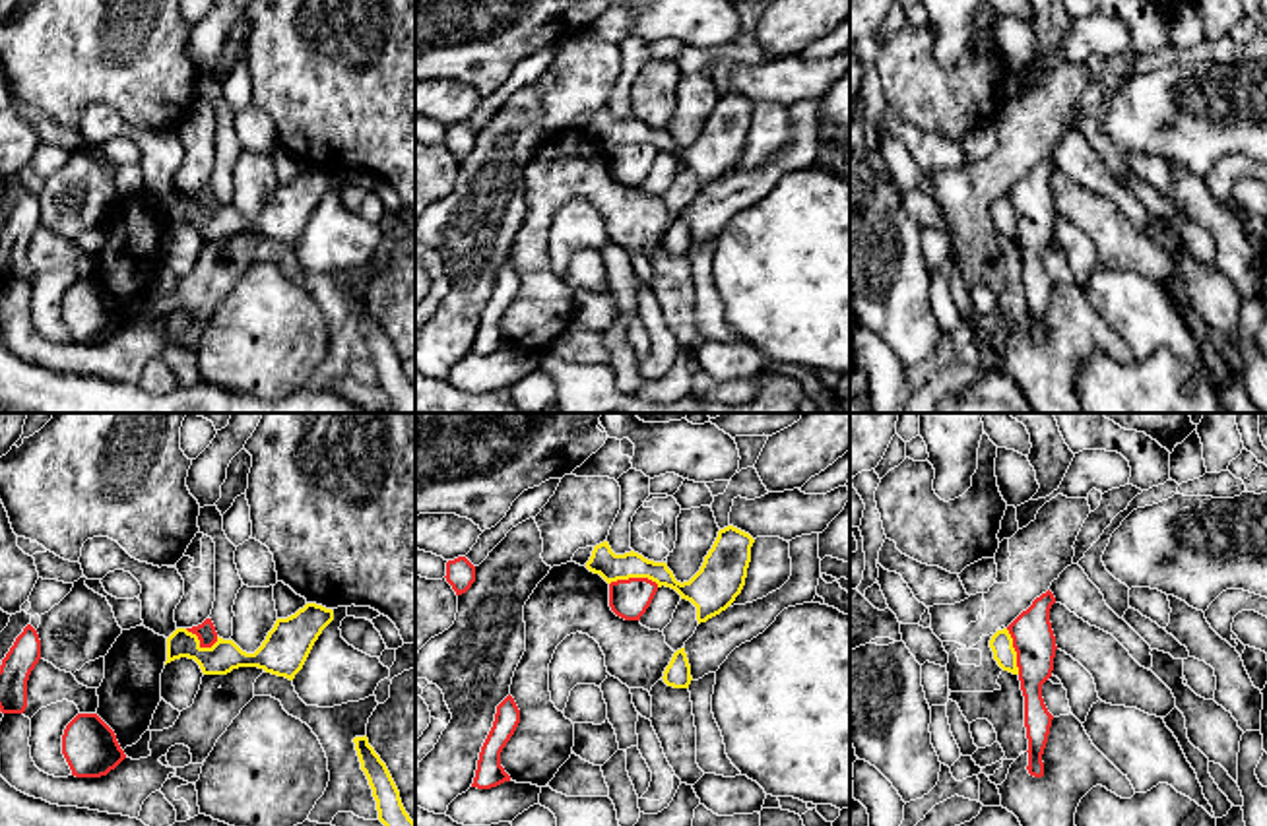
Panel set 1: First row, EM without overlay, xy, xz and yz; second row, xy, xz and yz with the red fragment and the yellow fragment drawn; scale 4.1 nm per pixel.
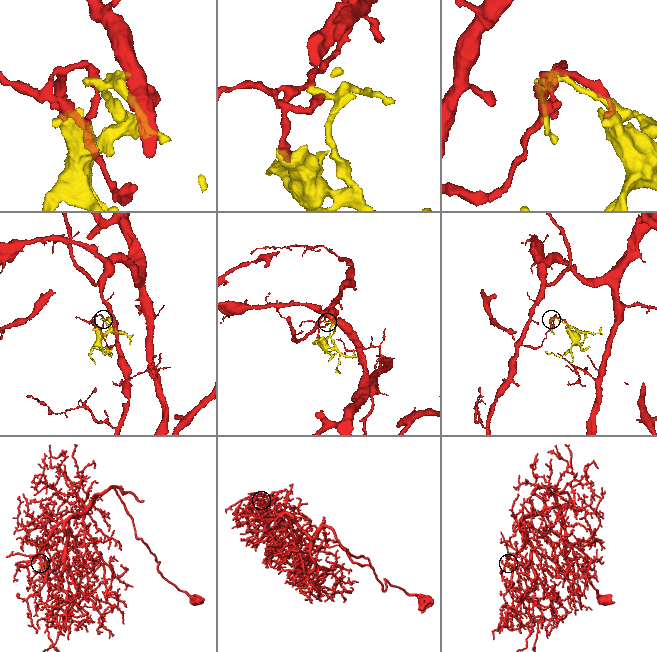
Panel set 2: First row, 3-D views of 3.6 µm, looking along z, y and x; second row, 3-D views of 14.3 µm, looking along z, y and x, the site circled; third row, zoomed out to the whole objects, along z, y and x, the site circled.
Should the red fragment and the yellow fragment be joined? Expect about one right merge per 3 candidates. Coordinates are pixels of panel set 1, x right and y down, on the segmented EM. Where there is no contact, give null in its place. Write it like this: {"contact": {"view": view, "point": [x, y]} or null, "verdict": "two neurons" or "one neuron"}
{"contact": {"view": "xz", "point": [635, 578]}, "verdict": "two neurons"}

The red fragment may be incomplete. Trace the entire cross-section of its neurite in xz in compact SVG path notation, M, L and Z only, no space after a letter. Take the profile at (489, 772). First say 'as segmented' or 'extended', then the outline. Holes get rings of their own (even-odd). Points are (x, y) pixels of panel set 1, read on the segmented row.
as segmented; M508 694L495 714L493 727L481 747L477 770L471 787L491 789L504 781L510 781L510 776L501 766L501 752L514 735L520 723L520 710L514 698Z

